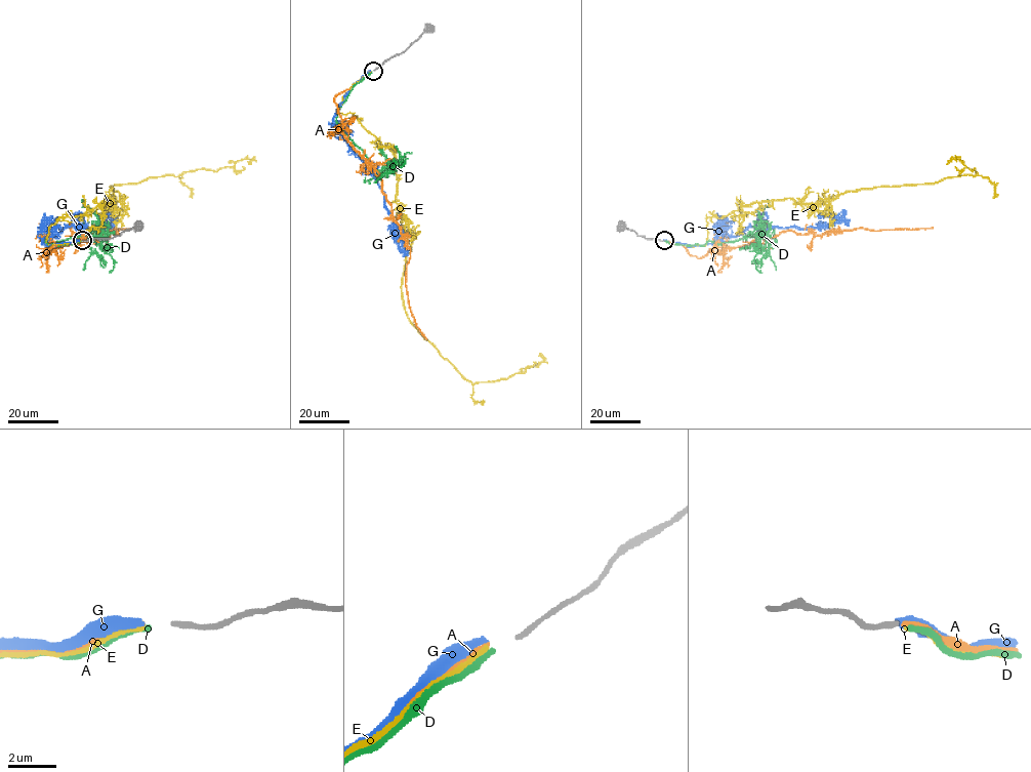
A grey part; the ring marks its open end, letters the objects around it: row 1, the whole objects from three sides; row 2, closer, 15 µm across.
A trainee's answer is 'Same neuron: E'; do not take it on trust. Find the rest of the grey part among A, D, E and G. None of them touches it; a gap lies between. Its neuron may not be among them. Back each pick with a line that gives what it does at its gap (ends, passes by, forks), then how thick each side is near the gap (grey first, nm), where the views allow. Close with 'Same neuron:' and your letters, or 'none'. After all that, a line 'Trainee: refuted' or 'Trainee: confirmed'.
Same neuron: none
Trainee: refuted

